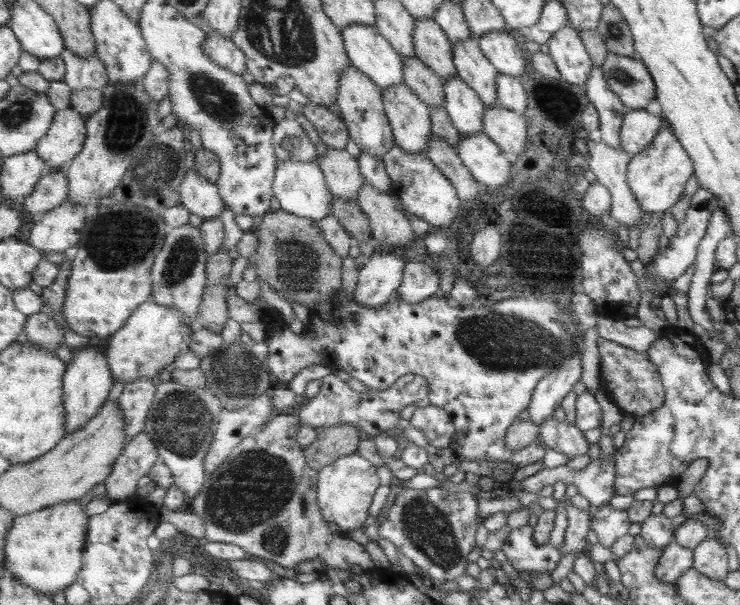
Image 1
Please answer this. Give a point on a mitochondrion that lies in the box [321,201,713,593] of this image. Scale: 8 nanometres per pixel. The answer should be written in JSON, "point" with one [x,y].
{"point":[499,342]}

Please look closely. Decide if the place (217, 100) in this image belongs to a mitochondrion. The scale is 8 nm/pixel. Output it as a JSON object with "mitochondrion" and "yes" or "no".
{"mitochondrion":"yes"}

